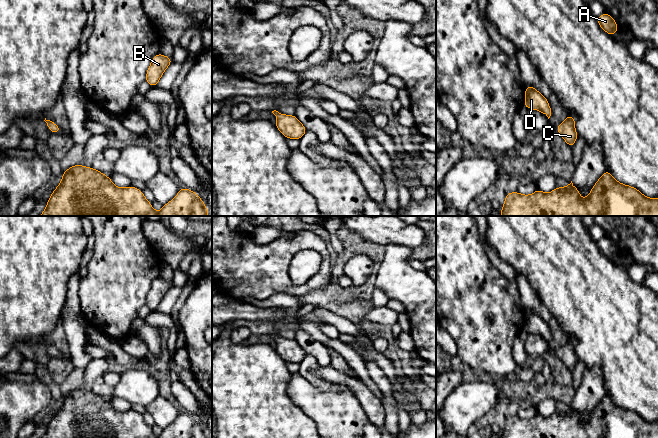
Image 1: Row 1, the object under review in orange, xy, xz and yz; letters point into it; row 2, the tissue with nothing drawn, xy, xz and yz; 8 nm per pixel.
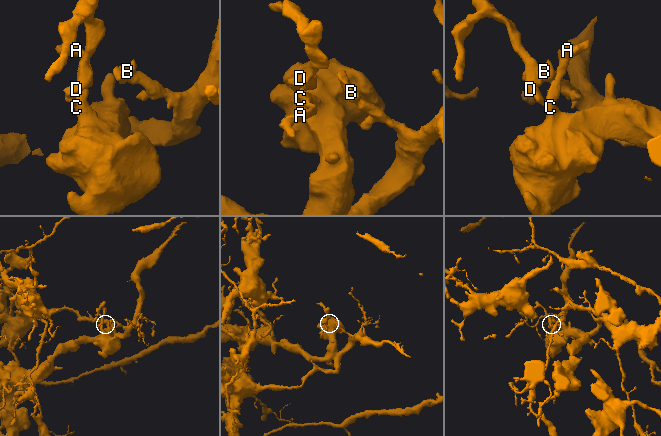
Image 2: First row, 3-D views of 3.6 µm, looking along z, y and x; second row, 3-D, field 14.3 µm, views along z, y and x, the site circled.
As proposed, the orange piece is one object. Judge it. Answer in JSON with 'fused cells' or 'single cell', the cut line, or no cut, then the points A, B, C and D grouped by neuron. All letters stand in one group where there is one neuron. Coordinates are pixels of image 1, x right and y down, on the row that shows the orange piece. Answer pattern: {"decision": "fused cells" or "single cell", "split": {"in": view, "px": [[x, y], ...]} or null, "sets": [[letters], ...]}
{"decision": "single cell", "split": null, "sets": [["A", "B", "C", "D"]]}

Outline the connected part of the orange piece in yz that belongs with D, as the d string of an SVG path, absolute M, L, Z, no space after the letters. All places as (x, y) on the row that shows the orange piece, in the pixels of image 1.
M525 86L525 101L523 105L527 109L534 109L542 112L548 119L551 116L551 108L548 104L548 98L543 96L533 86Z

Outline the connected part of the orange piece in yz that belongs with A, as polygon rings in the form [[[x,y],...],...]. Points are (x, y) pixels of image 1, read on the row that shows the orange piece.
[[[605,12],[597,17],[597,22],[608,35],[613,36],[619,30],[613,17]]]

